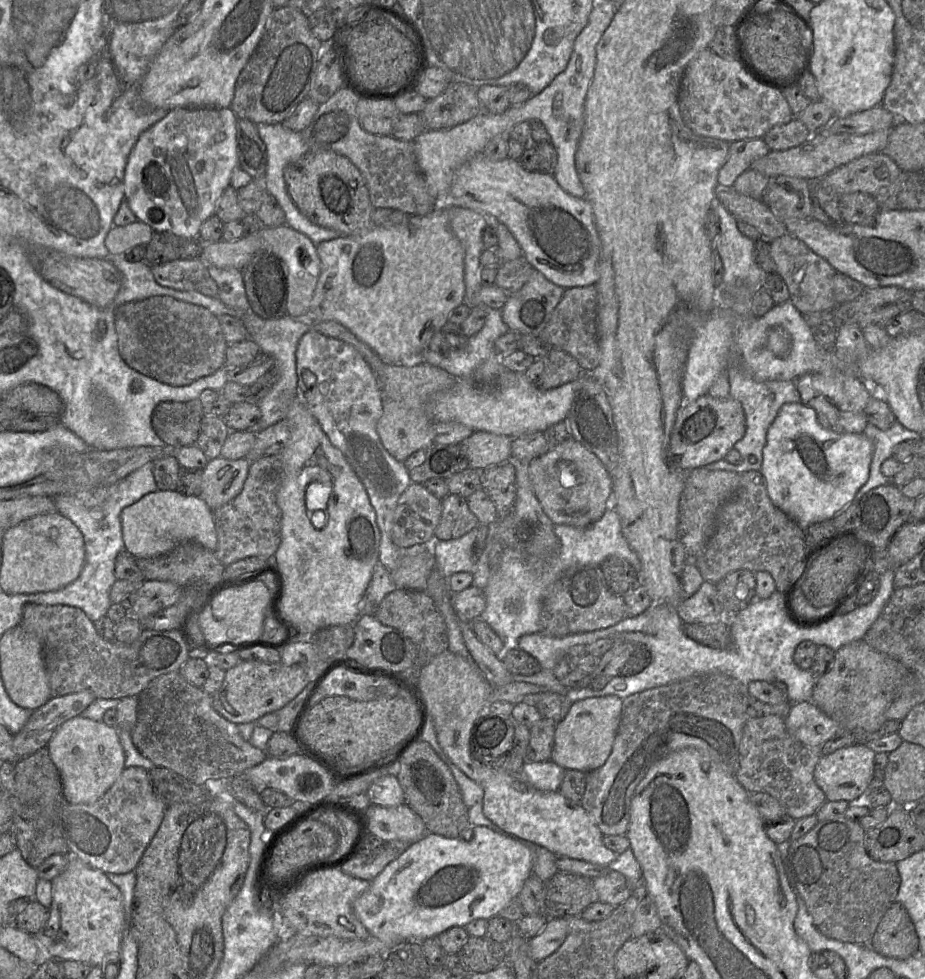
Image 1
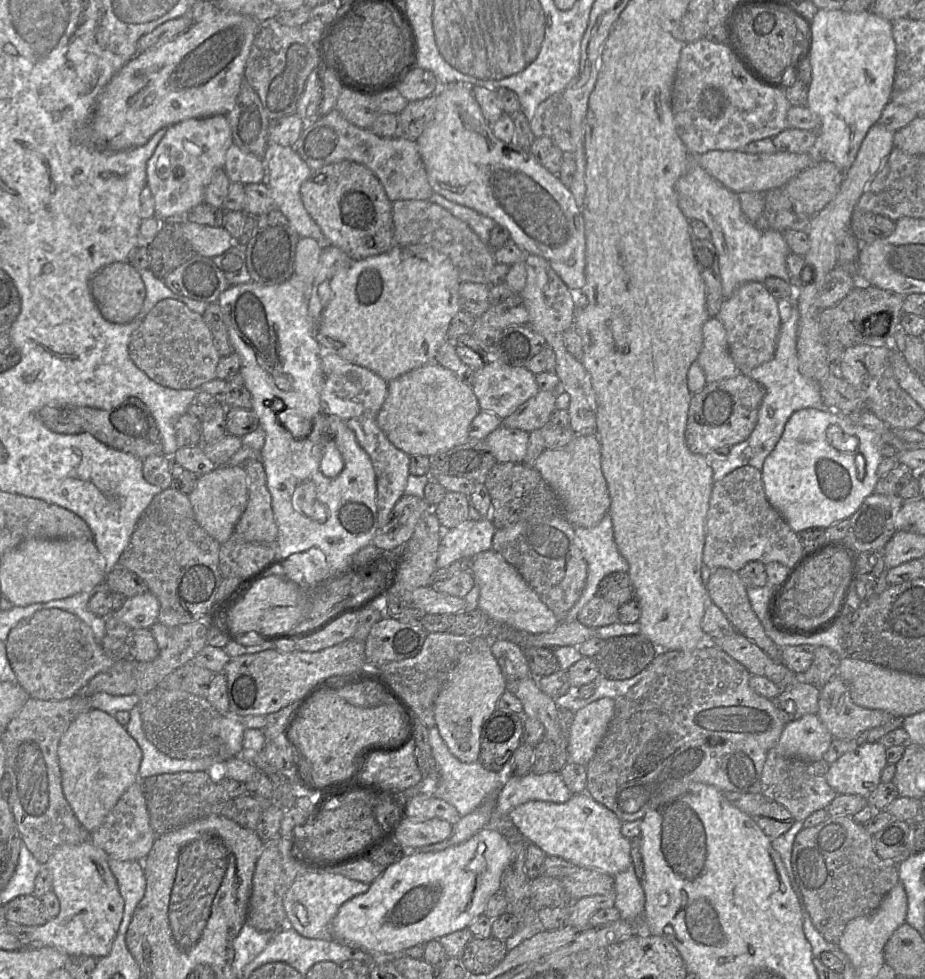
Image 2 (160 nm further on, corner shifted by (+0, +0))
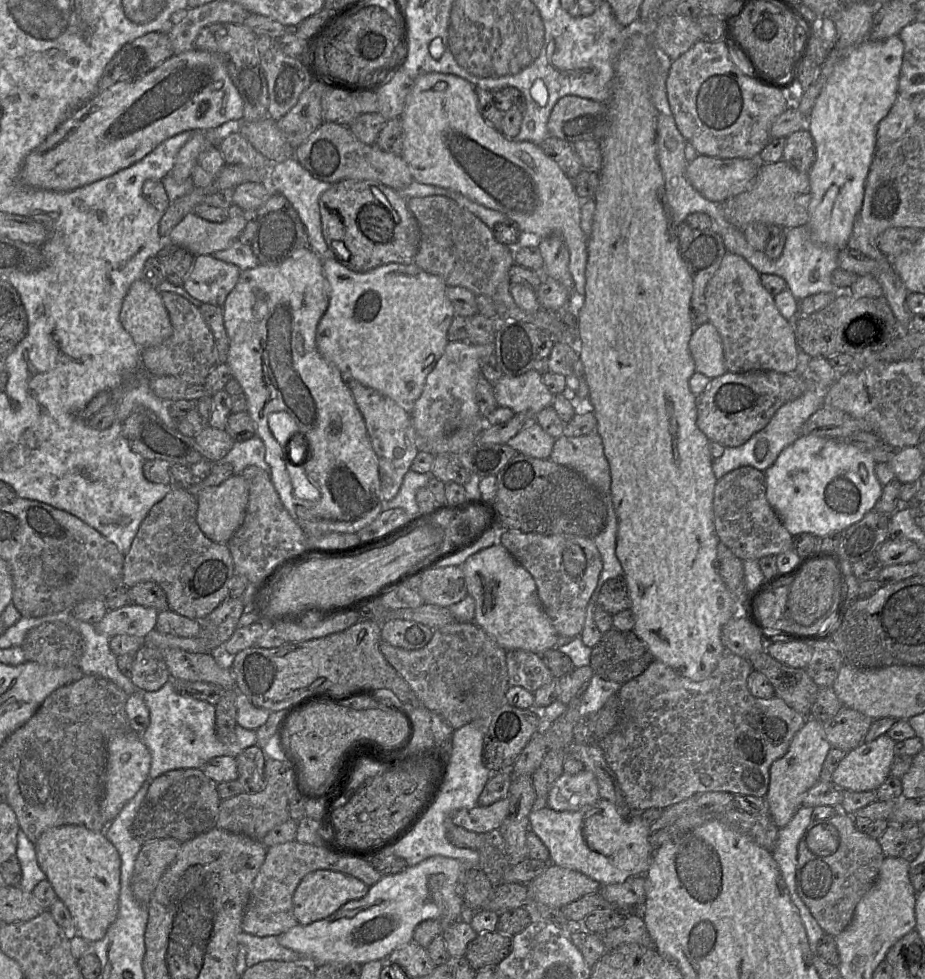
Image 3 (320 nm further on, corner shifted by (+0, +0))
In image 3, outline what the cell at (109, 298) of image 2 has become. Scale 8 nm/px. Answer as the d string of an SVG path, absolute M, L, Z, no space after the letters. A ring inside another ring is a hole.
M146 281L133 282L119 315L124 329L141 348L158 346L172 334L172 325L160 293Z

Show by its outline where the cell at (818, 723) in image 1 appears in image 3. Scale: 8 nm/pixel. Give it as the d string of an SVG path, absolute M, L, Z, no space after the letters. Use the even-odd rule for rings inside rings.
M807 718L804 726L795 734L787 753L772 763L765 798L770 807L770 816L780 829L791 821L802 806L807 791L820 781L822 766L831 747L822 722Z

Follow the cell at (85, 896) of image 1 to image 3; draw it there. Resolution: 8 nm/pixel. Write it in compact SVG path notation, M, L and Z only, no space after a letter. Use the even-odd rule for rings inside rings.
M79 825L53 827L40 836L35 844L35 852L40 869L72 916L76 935L91 944L103 938L118 914L121 866L120 855L104 832L92 831Z

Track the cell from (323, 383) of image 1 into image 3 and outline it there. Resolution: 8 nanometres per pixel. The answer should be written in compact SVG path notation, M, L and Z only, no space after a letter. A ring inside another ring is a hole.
M346 380L353 398L364 418L372 448L377 456L381 500L392 500L398 493L405 474L419 452L416 431L410 414L390 398L362 385L356 380Z

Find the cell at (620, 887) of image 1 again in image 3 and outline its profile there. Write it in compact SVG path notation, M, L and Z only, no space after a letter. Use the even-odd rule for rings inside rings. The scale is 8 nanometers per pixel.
M554 863L527 886L532 901L559 909L583 896L600 891L602 887L587 875Z

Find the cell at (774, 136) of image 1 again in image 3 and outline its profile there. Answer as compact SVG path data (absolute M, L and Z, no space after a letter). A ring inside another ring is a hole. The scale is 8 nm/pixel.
M807 128L796 131L785 139L782 160L795 169L808 173L814 159L814 141Z

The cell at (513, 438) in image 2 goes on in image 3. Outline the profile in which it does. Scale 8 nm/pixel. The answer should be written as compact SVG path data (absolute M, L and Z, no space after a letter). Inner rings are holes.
M536 421L521 429L507 444L518 453L539 459L549 459L556 439Z

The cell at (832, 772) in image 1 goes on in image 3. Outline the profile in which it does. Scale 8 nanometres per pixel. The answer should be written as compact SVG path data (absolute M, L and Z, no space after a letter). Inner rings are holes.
M887 734L871 742L862 742L858 747L847 752L832 774L832 782L841 790L854 792L876 791L890 776L890 766L895 756L895 741Z

